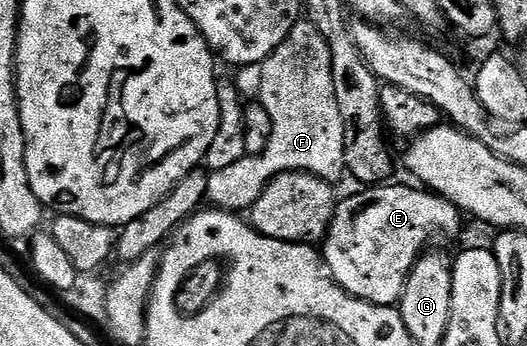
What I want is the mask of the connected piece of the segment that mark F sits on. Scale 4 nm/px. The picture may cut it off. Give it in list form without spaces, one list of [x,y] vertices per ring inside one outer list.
[[[297,22],[282,45],[263,63],[239,68],[236,85],[244,97],[258,90],[257,98],[271,117],[270,142],[262,154],[247,154],[233,165],[209,174],[209,206],[233,213],[248,211],[269,182],[284,172],[310,173],[331,185],[345,176],[345,126],[334,96],[330,47],[312,22]]]

